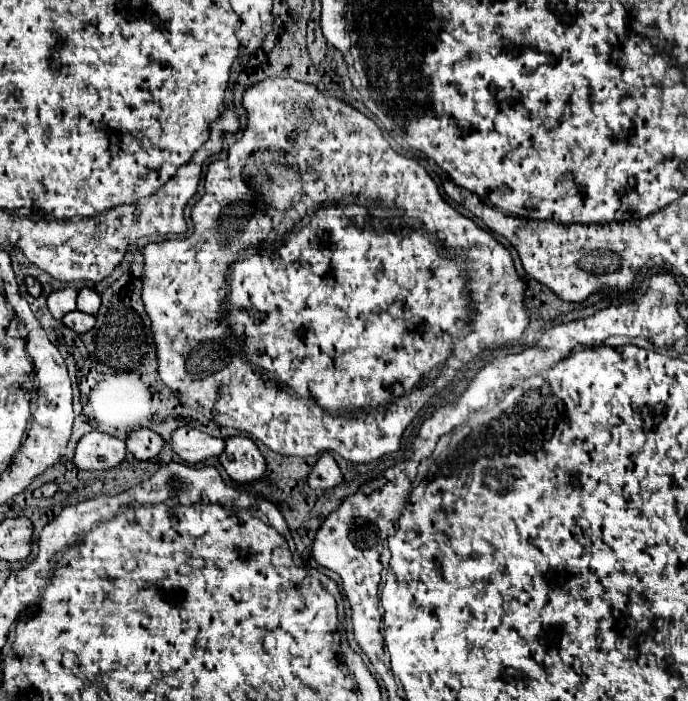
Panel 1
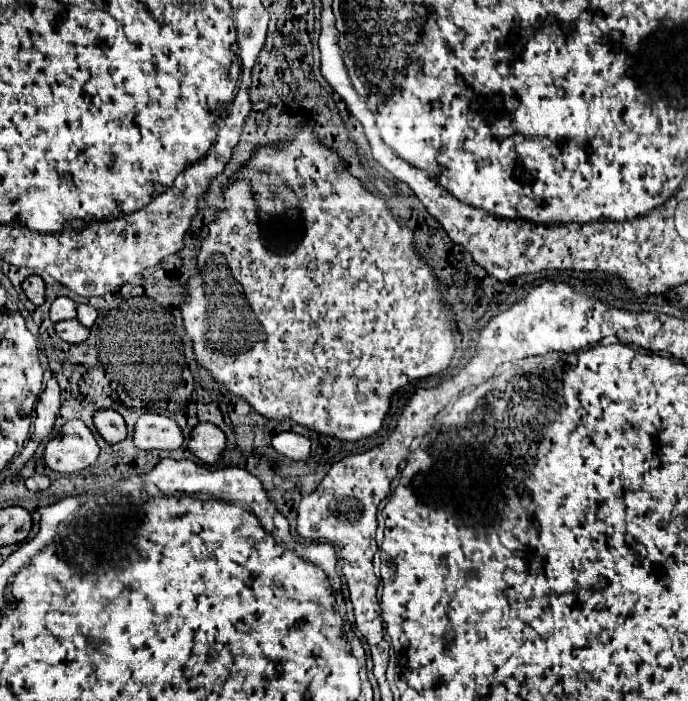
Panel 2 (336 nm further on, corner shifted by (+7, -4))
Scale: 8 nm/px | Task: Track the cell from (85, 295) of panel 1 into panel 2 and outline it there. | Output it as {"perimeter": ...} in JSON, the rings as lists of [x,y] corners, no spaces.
{"perimeter":[[[77,305],[77,319],[79,319],[85,327],[91,327],[93,321],[97,319],[95,307],[91,307],[91,305]]]}

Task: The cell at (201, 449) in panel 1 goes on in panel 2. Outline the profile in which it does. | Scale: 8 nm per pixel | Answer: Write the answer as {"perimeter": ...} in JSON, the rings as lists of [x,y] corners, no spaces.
{"perimeter":[[[147,413],[137,419],[133,441],[139,449],[175,451],[183,445],[185,437],[181,427],[171,417]]]}

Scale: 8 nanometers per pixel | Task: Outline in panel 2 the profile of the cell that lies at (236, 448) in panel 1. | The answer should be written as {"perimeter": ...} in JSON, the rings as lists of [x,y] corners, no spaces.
{"perimeter":[[[199,423],[189,439],[189,451],[207,465],[213,465],[223,455],[225,447],[227,447],[225,433],[211,423]]]}

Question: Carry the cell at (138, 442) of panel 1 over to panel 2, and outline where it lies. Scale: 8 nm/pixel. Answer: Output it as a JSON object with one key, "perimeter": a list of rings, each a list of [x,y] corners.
{"perimeter":[[[99,411],[99,415],[95,415],[95,425],[99,435],[107,441],[107,443],[121,443],[127,437],[127,425],[123,421],[123,417],[115,411]]]}

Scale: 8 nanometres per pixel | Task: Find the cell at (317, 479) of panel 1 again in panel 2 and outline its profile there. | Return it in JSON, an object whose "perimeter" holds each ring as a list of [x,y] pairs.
{"perimeter":[[[293,431],[287,433],[279,433],[273,437],[273,447],[275,451],[279,451],[281,455],[295,459],[295,461],[307,461],[311,455],[311,443],[307,437],[297,435]]]}

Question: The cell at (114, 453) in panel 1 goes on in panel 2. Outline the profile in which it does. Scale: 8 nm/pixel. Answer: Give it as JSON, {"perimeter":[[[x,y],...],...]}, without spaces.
{"perimeter":[[[71,421],[45,447],[45,463],[59,473],[75,473],[93,465],[99,457],[99,445],[83,421]]]}

